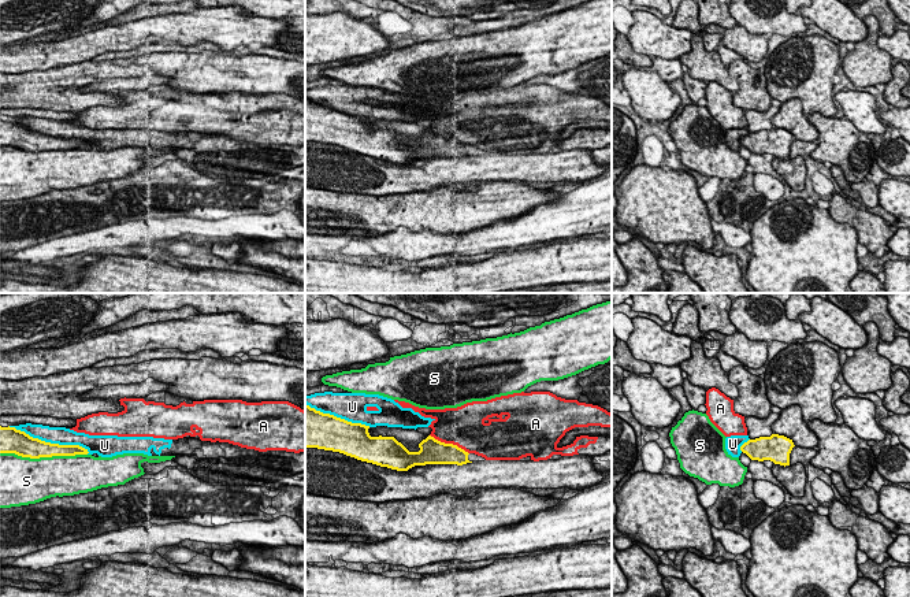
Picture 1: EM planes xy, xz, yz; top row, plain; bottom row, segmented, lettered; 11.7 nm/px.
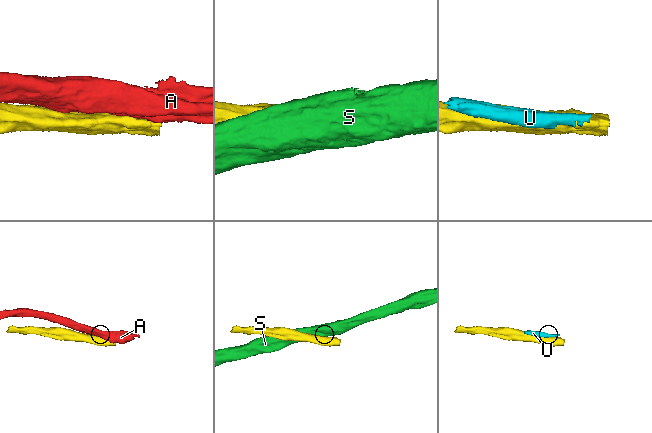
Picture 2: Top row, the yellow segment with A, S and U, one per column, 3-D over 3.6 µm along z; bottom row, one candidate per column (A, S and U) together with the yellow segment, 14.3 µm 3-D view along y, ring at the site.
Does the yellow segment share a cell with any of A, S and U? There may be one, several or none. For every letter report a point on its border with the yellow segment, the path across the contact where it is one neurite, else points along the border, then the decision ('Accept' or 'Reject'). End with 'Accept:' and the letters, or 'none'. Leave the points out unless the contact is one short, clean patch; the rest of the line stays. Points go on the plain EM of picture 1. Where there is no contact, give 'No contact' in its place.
A: Touches yellow at xz (449, 137). Reject
S: Touches yellow at xy (44, 149). Reject
U: Touches yellow at xy (49, 136). Reject
Accept: none

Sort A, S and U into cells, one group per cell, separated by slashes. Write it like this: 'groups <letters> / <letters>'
groups A / S / U

